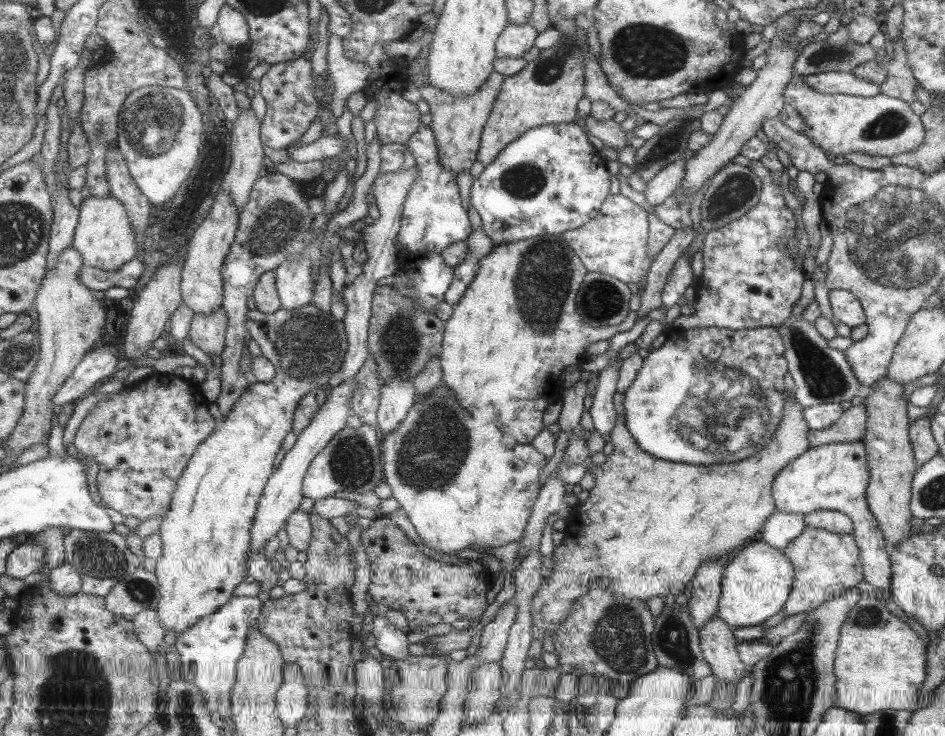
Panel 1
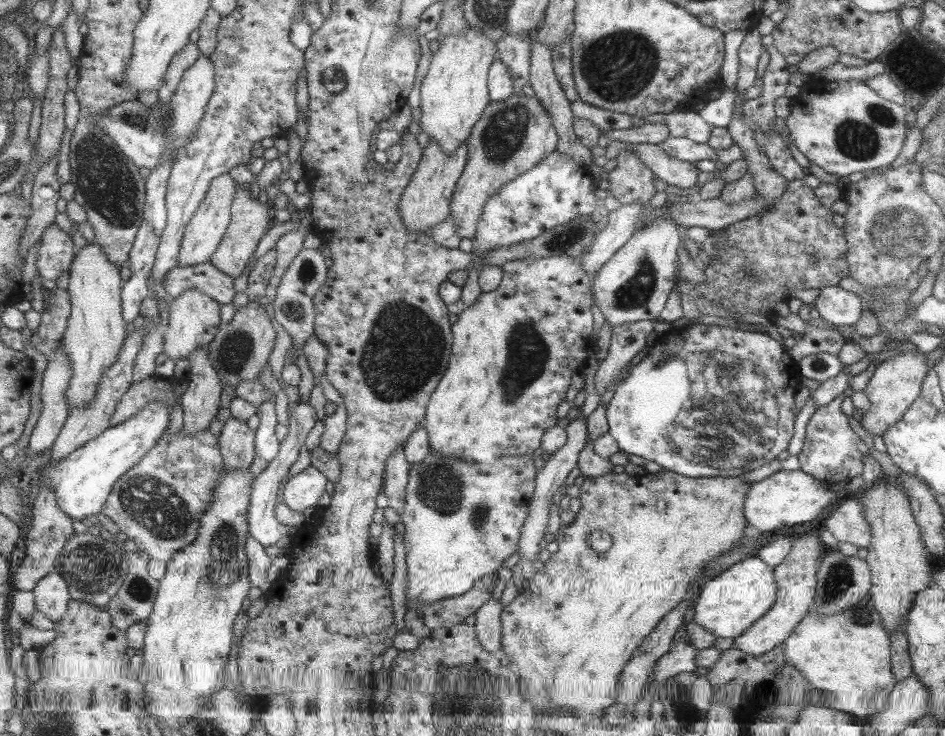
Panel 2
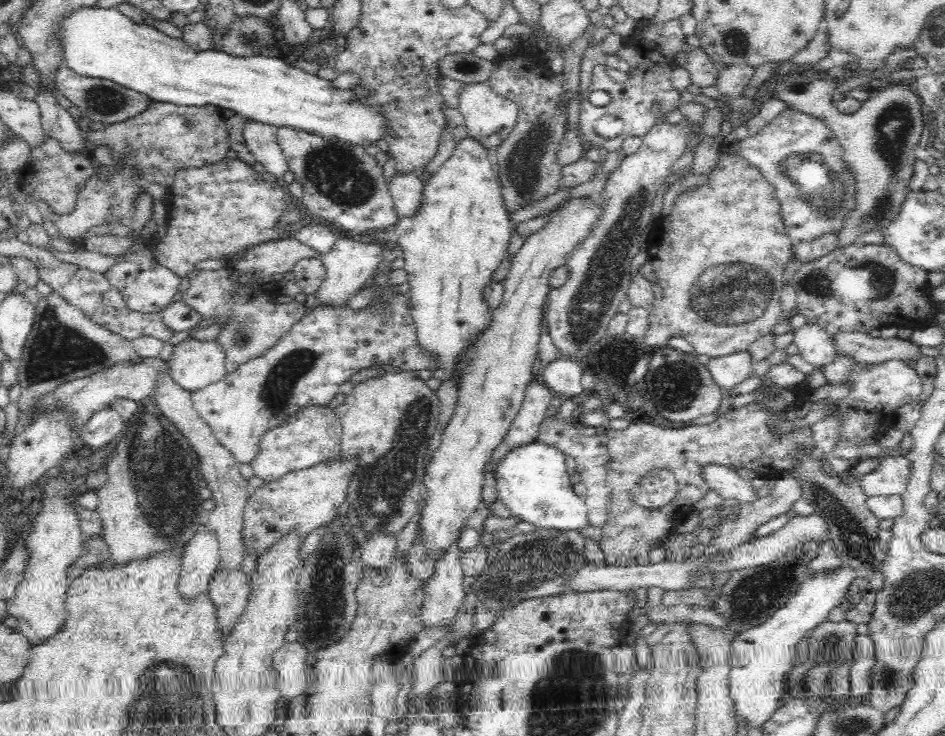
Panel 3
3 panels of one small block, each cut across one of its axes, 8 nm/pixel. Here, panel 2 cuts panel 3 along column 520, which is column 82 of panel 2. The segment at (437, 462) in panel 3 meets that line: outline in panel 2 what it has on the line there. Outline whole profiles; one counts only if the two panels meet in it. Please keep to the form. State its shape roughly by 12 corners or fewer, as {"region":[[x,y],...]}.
{"region":[[76,252],[63,340],[69,412],[93,400],[126,337],[121,268]]}

